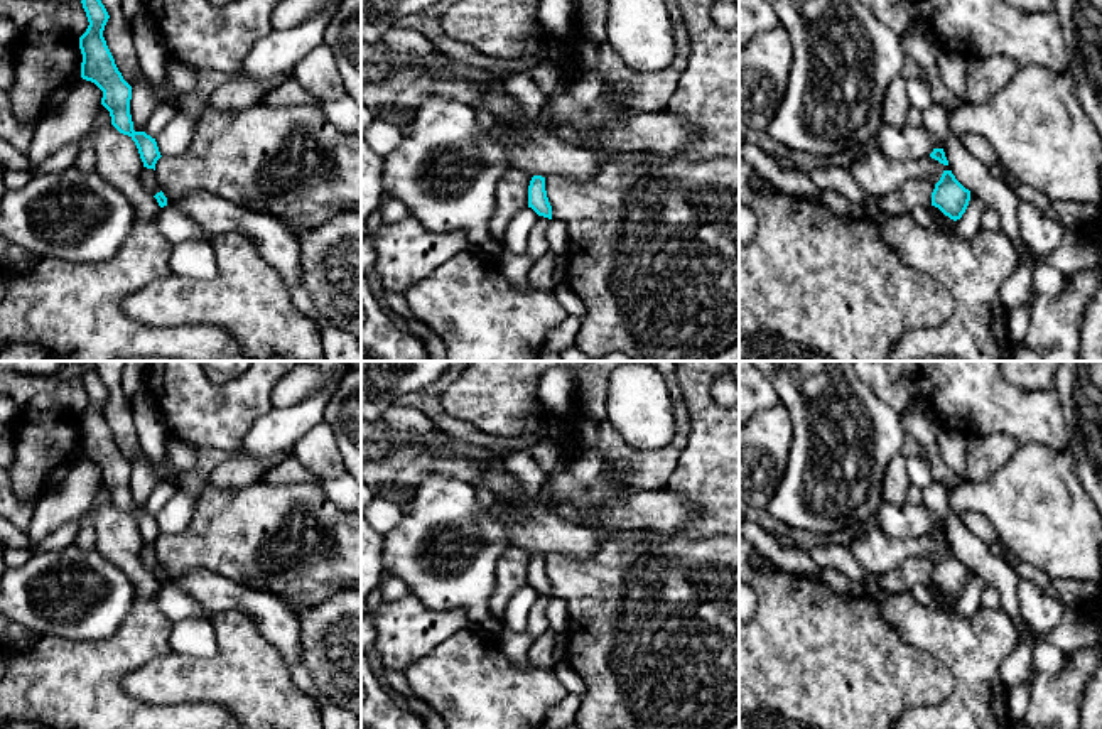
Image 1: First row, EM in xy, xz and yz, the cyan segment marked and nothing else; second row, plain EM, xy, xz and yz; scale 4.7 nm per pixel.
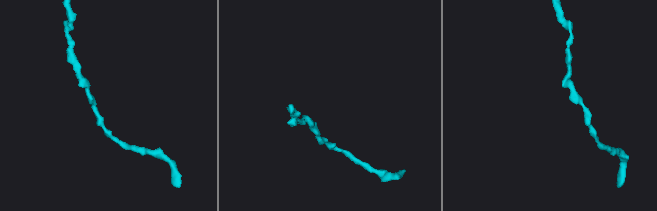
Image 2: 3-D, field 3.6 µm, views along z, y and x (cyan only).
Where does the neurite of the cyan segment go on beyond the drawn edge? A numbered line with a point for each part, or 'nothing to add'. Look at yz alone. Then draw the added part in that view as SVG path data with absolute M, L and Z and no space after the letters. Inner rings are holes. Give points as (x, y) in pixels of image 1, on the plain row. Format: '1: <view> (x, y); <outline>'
nothing to add

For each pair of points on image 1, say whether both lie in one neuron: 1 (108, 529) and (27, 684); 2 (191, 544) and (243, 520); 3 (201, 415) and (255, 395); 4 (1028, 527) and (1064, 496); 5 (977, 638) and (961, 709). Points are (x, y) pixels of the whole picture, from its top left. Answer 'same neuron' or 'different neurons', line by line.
1: same neuron
2: same neuron
3: same neuron
4: same neuron
5: same neuron

